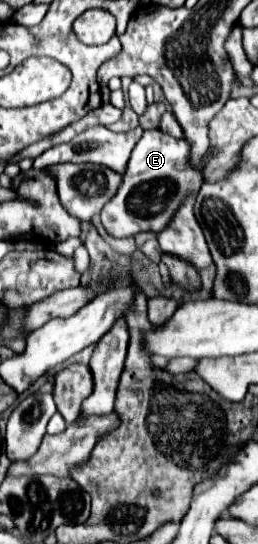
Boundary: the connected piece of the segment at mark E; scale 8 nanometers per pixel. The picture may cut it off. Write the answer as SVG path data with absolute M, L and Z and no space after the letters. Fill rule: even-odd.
M145 130L131 152L119 192L103 208L101 220L105 230L115 238L125 238L139 232L161 232L167 228L175 212L189 198L197 196L203 184L203 162L215 156L215 152L215 148L209 148L199 164L193 164L191 144L187 140L177 140L161 130Z

